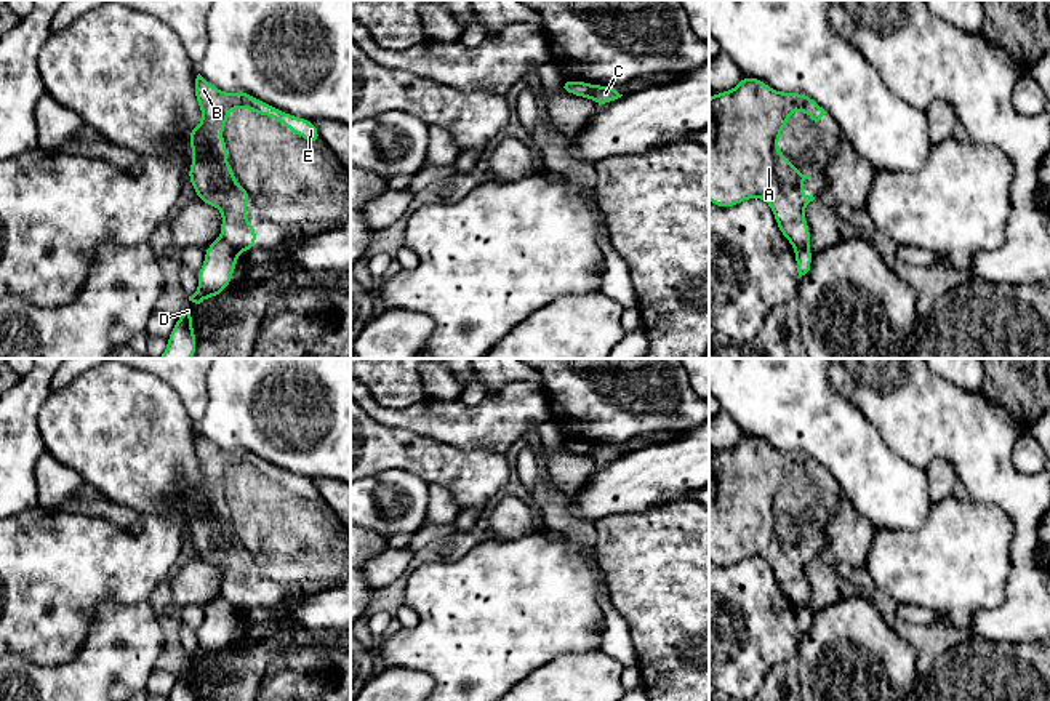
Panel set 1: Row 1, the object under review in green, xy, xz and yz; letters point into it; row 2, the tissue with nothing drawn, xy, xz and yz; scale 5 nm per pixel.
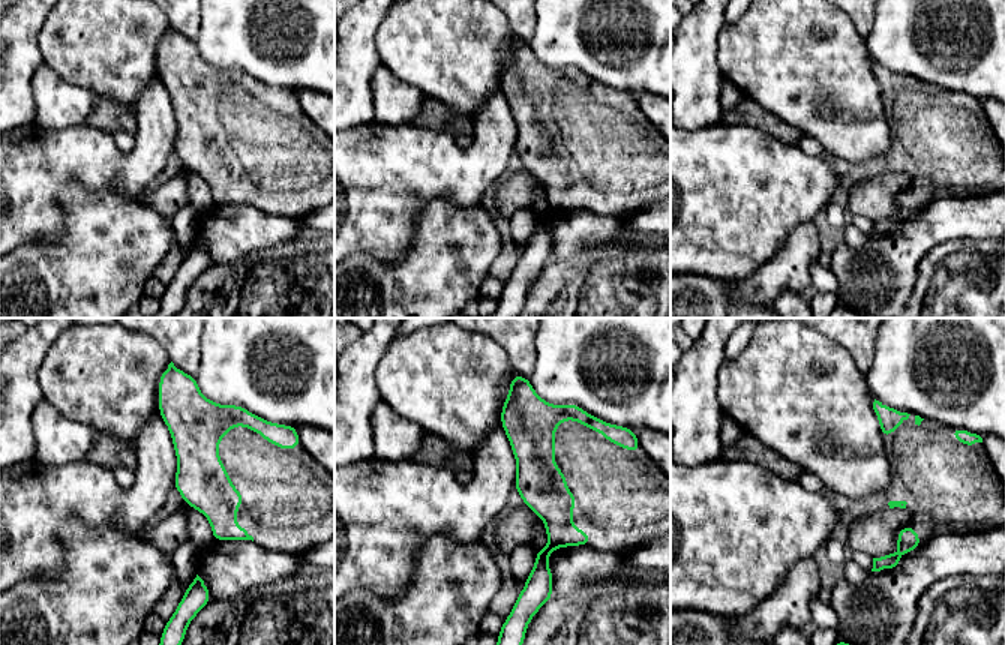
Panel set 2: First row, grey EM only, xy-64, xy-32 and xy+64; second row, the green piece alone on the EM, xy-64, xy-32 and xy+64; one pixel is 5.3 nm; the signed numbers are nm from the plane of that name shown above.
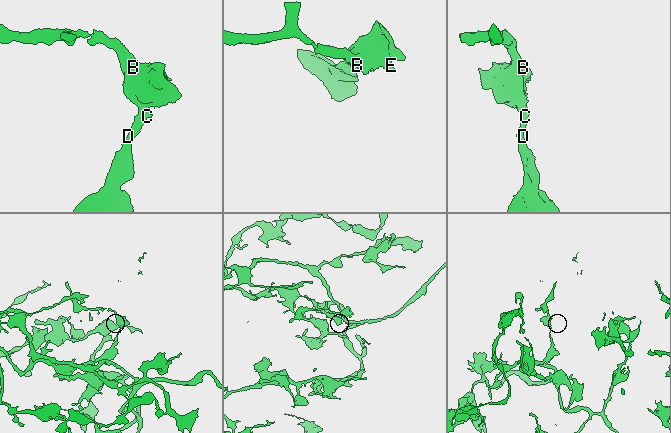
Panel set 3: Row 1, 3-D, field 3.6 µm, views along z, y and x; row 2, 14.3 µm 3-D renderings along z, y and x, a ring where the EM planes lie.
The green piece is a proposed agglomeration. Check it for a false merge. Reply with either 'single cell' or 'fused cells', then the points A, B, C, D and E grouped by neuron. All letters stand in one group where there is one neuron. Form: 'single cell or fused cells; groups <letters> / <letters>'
fused cells; groups A B C E / D

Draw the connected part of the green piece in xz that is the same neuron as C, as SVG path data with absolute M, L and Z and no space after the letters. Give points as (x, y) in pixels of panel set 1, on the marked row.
M587 83L587 85L591 86L591 99L597 106L605 106L605 104L608 104L608 102L623 96L611 86L592 85L592 83Z

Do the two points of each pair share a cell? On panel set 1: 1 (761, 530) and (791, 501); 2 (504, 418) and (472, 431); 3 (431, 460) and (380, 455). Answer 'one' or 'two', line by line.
1: one
2: one
3: one

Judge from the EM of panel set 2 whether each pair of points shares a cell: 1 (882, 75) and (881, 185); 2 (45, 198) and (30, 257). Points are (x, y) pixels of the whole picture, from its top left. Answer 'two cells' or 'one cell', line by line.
1: two cells
2: two cells

